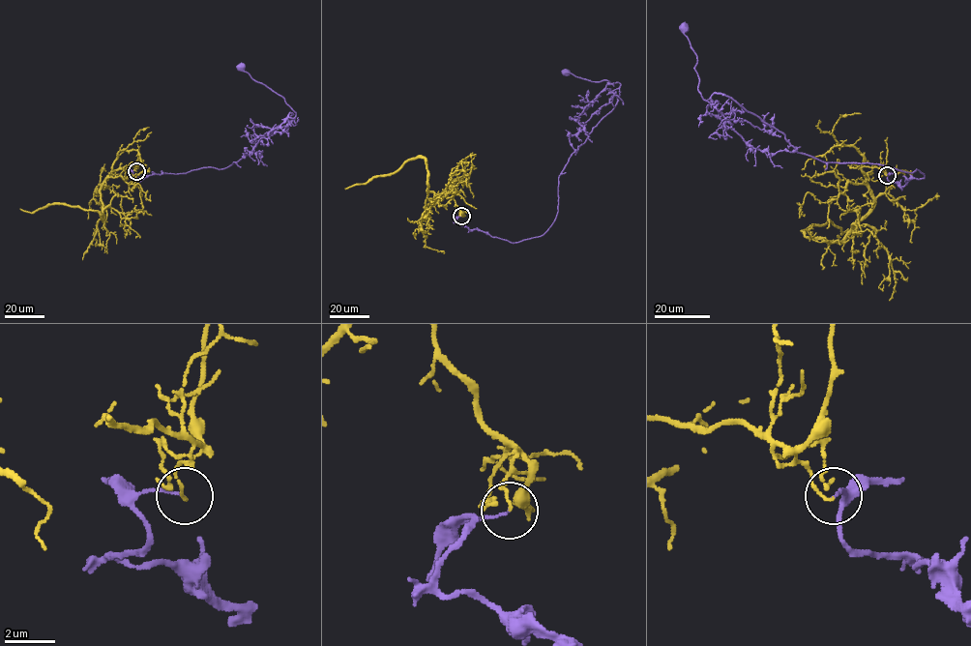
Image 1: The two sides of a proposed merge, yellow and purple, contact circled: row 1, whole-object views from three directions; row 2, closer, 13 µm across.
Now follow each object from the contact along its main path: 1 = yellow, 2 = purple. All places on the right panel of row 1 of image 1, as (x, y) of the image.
1: (887, 175), (861, 169), (871, 172), (872, 207), (840, 241), (804, 232), (829, 220), (848, 228)
2: (887, 175), (900, 187), (924, 177), (825, 162), (799, 153), (731, 98), (705, 101), (685, 29)

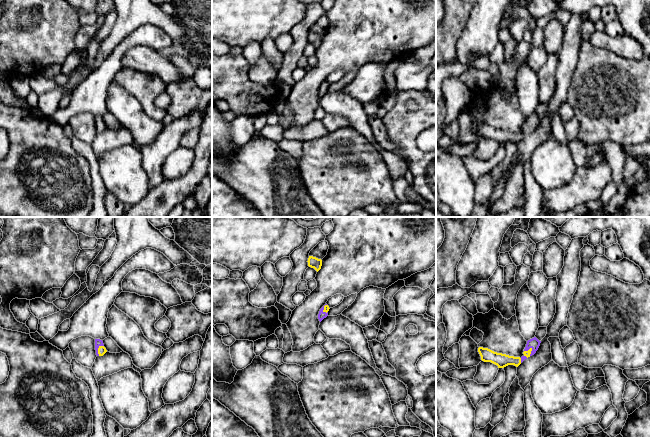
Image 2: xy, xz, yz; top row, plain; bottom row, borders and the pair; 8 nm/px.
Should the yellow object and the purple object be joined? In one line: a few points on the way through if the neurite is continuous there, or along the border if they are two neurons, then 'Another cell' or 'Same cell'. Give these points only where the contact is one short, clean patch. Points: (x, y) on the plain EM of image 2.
Another cell

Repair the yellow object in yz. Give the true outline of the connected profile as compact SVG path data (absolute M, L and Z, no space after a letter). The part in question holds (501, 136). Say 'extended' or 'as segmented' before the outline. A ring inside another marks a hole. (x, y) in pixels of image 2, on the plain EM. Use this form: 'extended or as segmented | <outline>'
as segmented | M479 123L478 128L481 132L482 137L491 138L497 141L498 144L504 144L508 141L514 141L518 143L521 140L520 133L514 133L502 129L497 129L488 124Z

